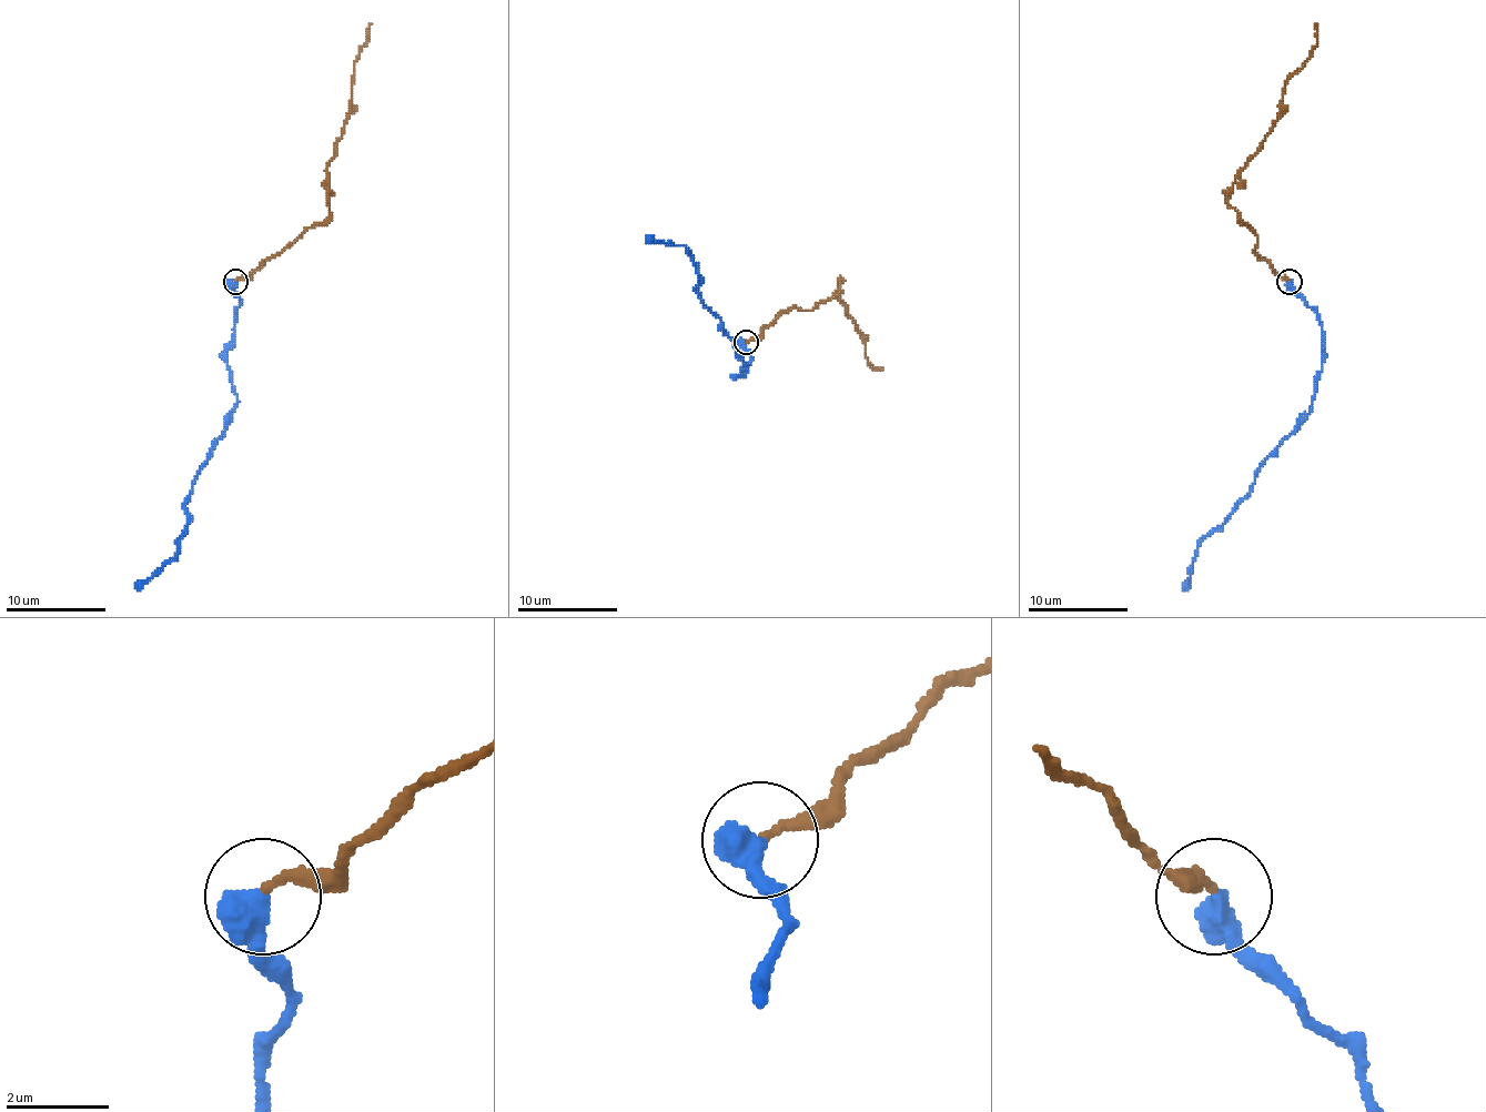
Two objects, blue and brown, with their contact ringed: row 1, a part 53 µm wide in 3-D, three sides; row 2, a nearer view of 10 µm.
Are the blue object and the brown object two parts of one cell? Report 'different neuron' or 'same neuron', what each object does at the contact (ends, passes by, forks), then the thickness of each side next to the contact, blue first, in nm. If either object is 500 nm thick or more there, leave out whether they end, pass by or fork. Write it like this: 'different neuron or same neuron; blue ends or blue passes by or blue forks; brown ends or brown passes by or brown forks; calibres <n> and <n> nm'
same neuron; calibres 600 and 190 nm

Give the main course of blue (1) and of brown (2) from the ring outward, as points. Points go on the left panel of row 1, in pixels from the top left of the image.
1: (234, 282), (240, 307), (226, 370), (236, 406), (184, 506), (188, 531), (180, 546), (172, 558), (135, 588)
2: (234, 280), (246, 280), (329, 215), (326, 163), (336, 150), (354, 61), (366, 43), (366, 29), (371, 23)

